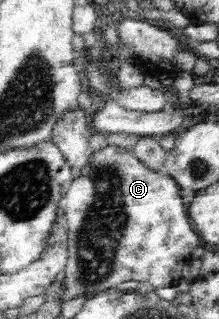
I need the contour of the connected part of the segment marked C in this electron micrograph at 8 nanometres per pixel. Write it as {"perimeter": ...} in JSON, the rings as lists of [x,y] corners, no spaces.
{"perimeter":[[[104,145],[102,149],[93,151],[90,155],[90,159],[81,167],[80,171],[76,171],[74,179],[71,181],[68,191],[65,192],[63,200],[63,217],[64,224],[66,226],[66,232],[68,236],[68,251],[69,258],[64,269],[64,284],[66,284],[66,290],[63,296],[62,303],[76,298],[79,295],[90,297],[96,295],[96,293],[102,293],[106,289],[116,288],[116,285],[124,283],[124,281],[149,281],[155,289],[160,287],[175,286],[182,278],[182,269],[191,258],[194,257],[194,247],[203,245],[200,239],[200,234],[196,232],[193,224],[188,217],[188,211],[186,211],[186,205],[182,201],[182,195],[180,195],[181,187],[178,182],[165,170],[154,170],[154,168],[148,167],[147,163],[141,161],[136,155],[133,149],[127,149],[120,145]]]}

